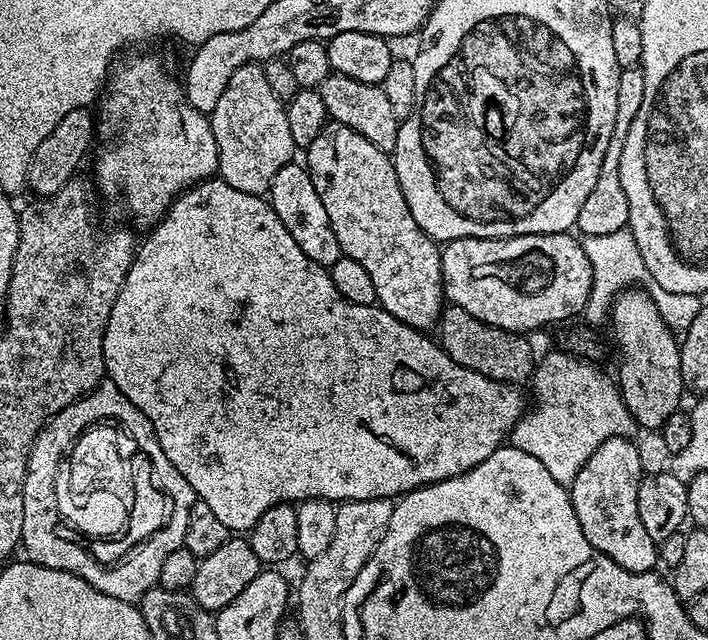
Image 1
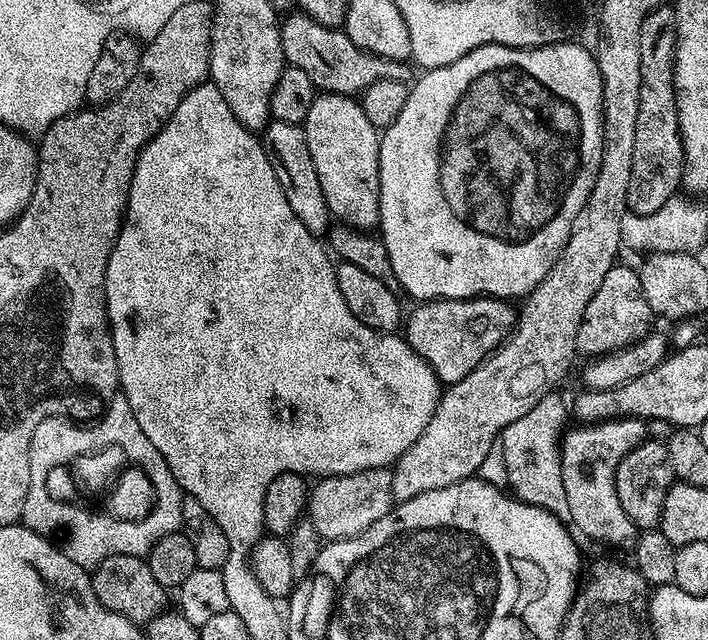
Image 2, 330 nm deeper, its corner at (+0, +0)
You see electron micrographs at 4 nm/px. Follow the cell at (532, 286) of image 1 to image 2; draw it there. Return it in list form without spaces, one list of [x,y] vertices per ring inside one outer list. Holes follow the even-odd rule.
[[[476,296],[472,300],[425,300],[417,303],[415,307],[416,309],[414,309],[409,316],[407,313],[406,323],[402,328],[402,335],[404,339],[407,340],[408,345],[410,345],[410,347],[413,348],[413,350],[415,350],[430,367],[432,367],[434,374],[440,379],[441,385],[444,386],[458,382],[462,378],[466,378],[466,374],[470,374],[470,370],[477,368],[487,356],[492,355],[492,353],[512,335],[512,329],[515,328],[518,319],[517,309],[515,307],[512,309],[513,305],[509,303],[509,301],[496,300],[492,296]]]

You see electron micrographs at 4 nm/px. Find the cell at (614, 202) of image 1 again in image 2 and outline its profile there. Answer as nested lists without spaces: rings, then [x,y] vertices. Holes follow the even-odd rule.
[[[672,6],[663,8],[655,8],[650,14],[646,14],[646,22],[642,22],[642,34],[638,34],[638,50],[642,53],[642,86],[638,90],[638,124],[634,129],[634,162],[630,166],[630,188],[626,190],[626,202],[628,203],[628,212],[634,216],[642,214],[654,214],[654,210],[662,210],[662,206],[666,206],[666,202],[672,196],[677,195],[681,191],[682,181],[684,178],[684,147],[682,146],[682,138],[680,137],[680,127],[678,126],[678,106],[676,105],[676,91],[674,90],[674,66],[678,49],[676,46],[676,9]]]

